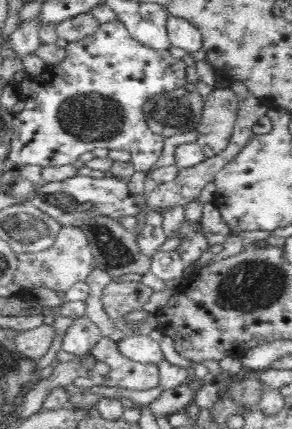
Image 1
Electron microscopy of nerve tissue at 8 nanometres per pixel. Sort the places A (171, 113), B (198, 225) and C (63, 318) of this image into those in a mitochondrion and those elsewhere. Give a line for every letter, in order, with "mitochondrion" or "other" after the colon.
A: mitochondrion
B: other
C: other

